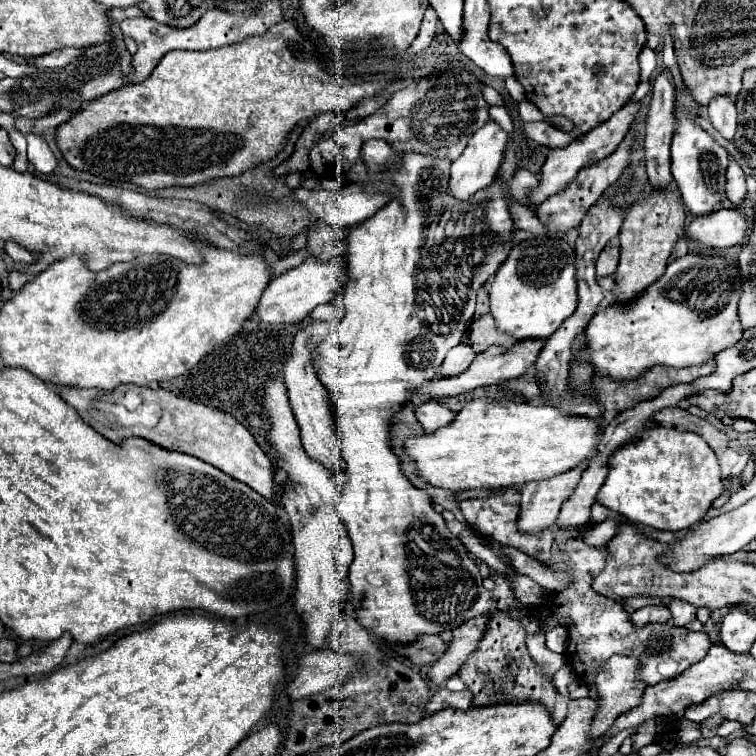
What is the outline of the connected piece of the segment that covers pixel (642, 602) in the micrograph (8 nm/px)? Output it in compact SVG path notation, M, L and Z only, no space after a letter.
M627 598L627 600L621 600L623 606L633 606L635 610L649 606L649 604L665 604L665 602L667 600L661 600L661 598Z

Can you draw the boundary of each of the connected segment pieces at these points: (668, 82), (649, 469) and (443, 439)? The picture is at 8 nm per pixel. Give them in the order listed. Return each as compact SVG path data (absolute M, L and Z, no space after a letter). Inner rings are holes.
M665 68L655 80L653 80L653 92L651 102L647 106L647 120L645 120L645 166L649 174L649 182L653 188L667 188L673 182L671 176L671 140L675 134L675 84L671 70Z
M653 426L609 456L609 476L597 500L623 514L629 522L675 532L699 524L721 492L723 478L717 456L701 436L687 430Z
M473 398L469 400L463 410L457 414L457 418L445 426L445 428L439 428L437 432L433 434L423 434L423 436L415 436L415 438L409 438L407 440L407 452L409 452L409 458L415 460L417 464L417 470L419 474L423 476L425 482L433 484L433 486L439 486L439 488L447 488L447 490L469 490L469 488L509 488L509 486L523 486L525 482L529 480L545 480L545 478L551 478L551 476L557 476L561 472L567 472L571 468L575 468L577 464L593 458L597 454L597 446L601 442L601 424L589 416L573 416L553 404L537 404L537 406L531 406L527 402L511 402L511 400L495 400L495 398Z

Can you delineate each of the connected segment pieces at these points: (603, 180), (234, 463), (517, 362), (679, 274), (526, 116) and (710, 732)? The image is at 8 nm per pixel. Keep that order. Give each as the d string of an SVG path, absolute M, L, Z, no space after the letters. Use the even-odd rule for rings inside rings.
M627 134L627 138L623 140L623 144L621 144L609 158L585 166L585 168L579 172L579 176L577 176L563 192L559 192L557 196L551 196L551 198L545 200L543 204L539 204L539 208L537 208L537 218L539 218L539 222L545 226L545 230L547 230L549 234L567 232L567 230L577 228L577 226L581 224L585 212L601 198L601 194L605 192L605 188L611 186L611 184L621 176L623 168L629 164L629 160L631 160L631 158L629 158L629 148L631 148L631 144L633 144L633 136Z
M121 384L113 392L103 392L99 388L59 388L59 396L75 408L75 412L93 426L99 434L107 436L113 442L121 442L129 436L141 436L151 440L157 446L187 452L197 456L219 470L225 470L229 476L245 482L265 498L273 498L275 480L271 460L257 446L249 430L239 424L231 414L225 414L217 408L209 408L201 402L185 400L175 396L169 390Z
M527 338L527 340L517 340L513 346L509 348L501 348L501 346L489 346L485 352L477 354L473 364L459 376L455 378L441 378L441 380L433 380L429 382L425 388L419 388L419 392L429 392L431 396L437 396L437 398L443 398L443 396L453 396L453 394L463 394L463 392L471 392L479 386L493 386L493 384L501 384L505 380L511 380L511 378L519 378L521 374L525 374L529 368L535 366L535 360L539 356L539 352L543 350L545 346L545 340L535 340L535 338Z
M693 256L673 260L665 274L645 288L637 298L629 302L611 302L601 308L585 330L585 346L577 350L573 364L589 364L595 374L607 374L615 382L629 382L641 378L653 366L667 368L689 368L701 366L711 360L717 352L737 344L743 330L737 320L737 302L741 296L741 274L739 264L717 258L717 256Z
M529 100L519 102L519 116L521 116L523 122L539 122L539 120L545 118L545 116L539 112L539 108L537 108L533 102L529 102Z
M711 716L709 720L703 720L701 724L699 724L699 732L701 732L701 736L703 738L713 738L713 736L717 736L717 730L719 730L719 726L725 722L725 718L723 716Z

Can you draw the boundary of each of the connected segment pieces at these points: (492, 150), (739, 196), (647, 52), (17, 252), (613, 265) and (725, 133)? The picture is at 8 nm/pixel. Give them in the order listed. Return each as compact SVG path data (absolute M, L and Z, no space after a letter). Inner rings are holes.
M489 120L481 130L477 130L473 134L473 138L469 140L467 148L463 150L463 154L455 162L451 162L451 176L449 176L449 184L447 184L447 194L455 200L469 200L475 196L475 192L479 192L481 188L487 188L493 182L495 172L501 164L505 144L507 144L507 134L493 120Z
M729 160L729 168L727 168L727 198L737 206L745 200L745 174L741 170L741 166L737 164L737 160Z
M643 48L639 54L639 66L641 66L641 82L643 80L651 80L653 72L655 72L655 62L657 62L657 54L651 48Z
M5 242L5 252L7 252L13 260L33 262L33 256L31 256L23 246L17 246L17 244L13 244L13 242Z
M619 242L607 244L597 258L597 276L613 276L619 264Z
M719 96L717 100L711 100L707 106L707 116L715 130L727 140L733 140L737 132L737 110L735 110L735 98L731 96Z

